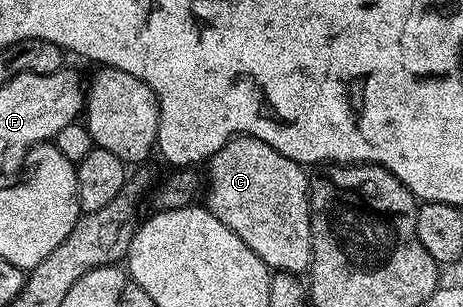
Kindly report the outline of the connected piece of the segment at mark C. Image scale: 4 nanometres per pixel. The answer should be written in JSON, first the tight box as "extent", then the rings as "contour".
{"extent":[207,135,313,274],"contour":[[[242,135],[234,137],[216,155],[209,158],[207,168],[210,171],[210,179],[207,179],[207,208],[223,224],[231,227],[231,231],[235,231],[235,235],[239,235],[239,239],[243,239],[243,243],[247,243],[247,247],[251,247],[251,251],[259,255],[259,259],[270,271],[304,274],[313,263],[313,240],[309,209],[310,174],[303,166],[287,159],[287,155],[279,155],[275,147],[254,137]]]}

